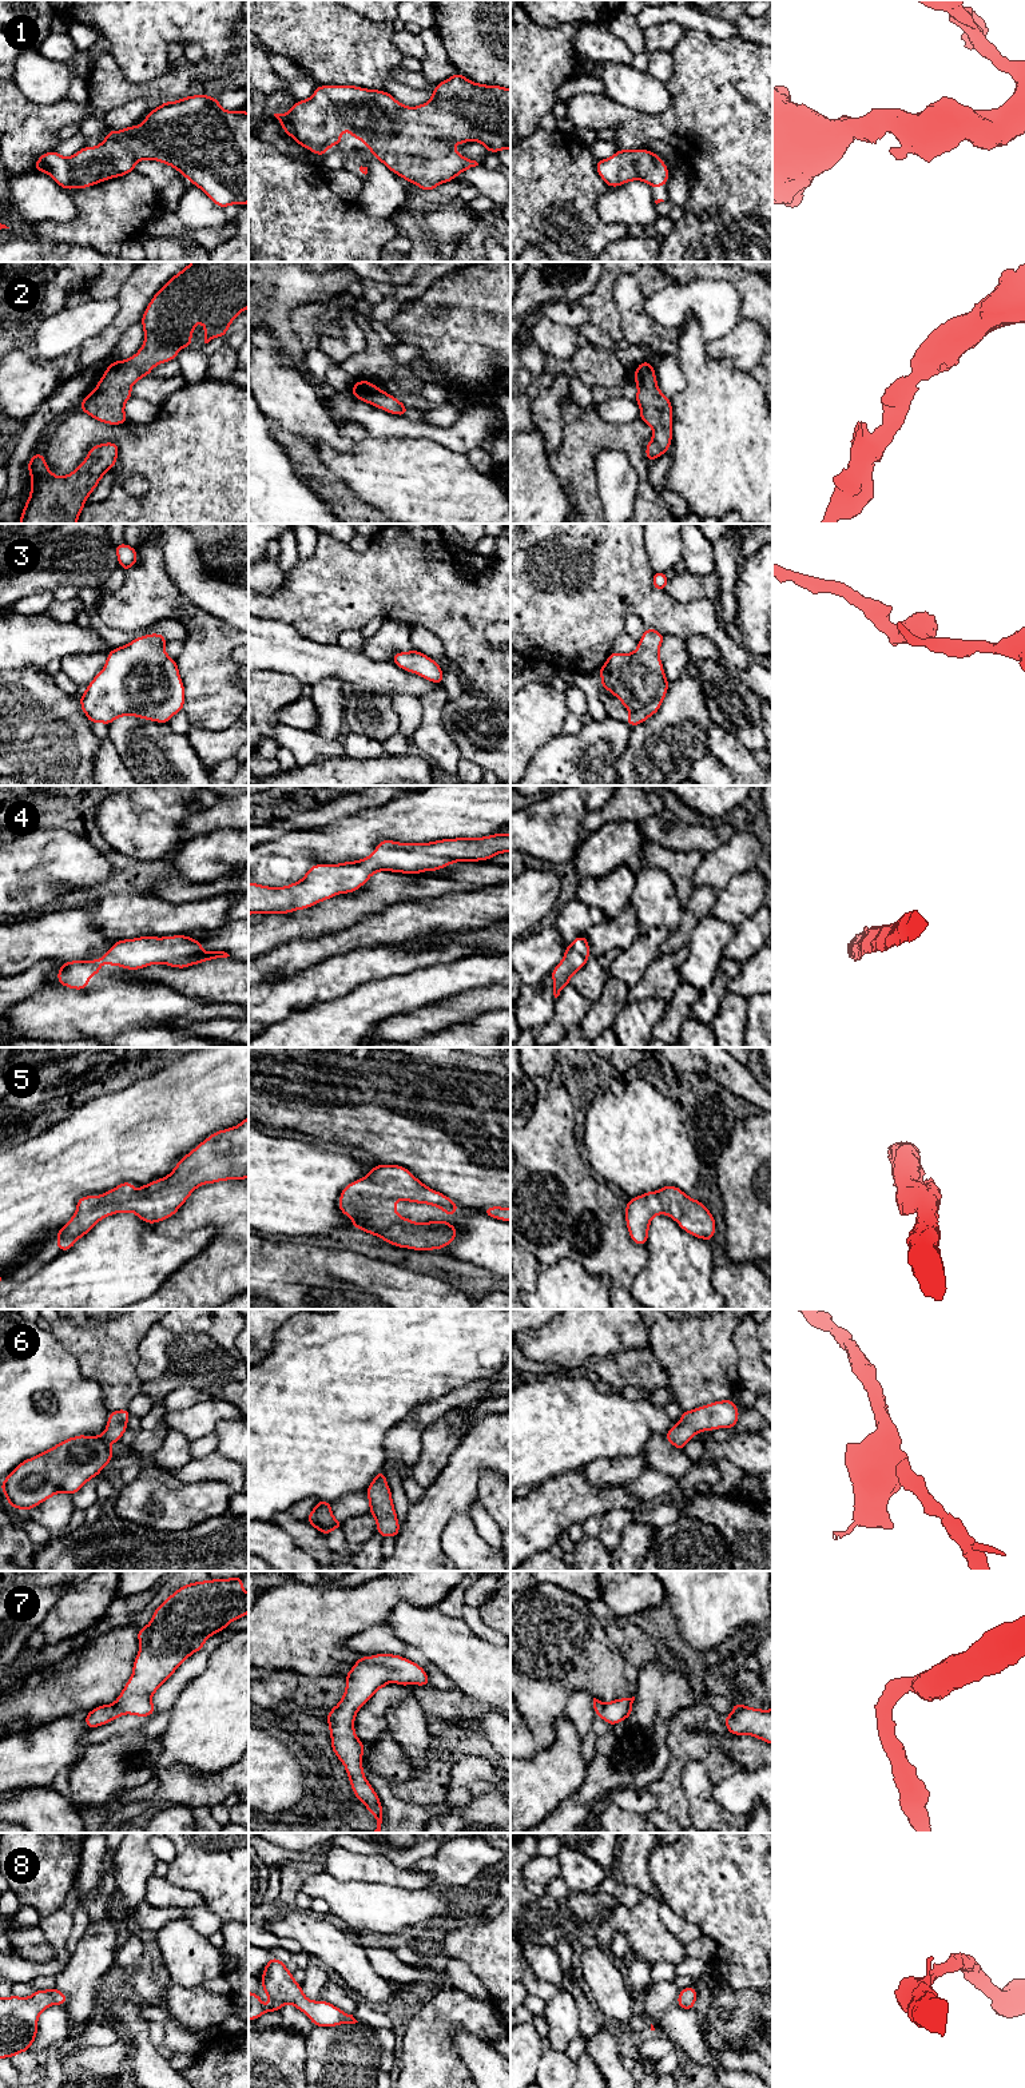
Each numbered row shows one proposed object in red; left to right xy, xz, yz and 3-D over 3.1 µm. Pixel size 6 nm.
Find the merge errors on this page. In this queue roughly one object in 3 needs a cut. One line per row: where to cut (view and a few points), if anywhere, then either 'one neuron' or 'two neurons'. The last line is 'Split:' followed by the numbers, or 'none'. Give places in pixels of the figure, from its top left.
1: cut none; one neuron
2: cut none; one neuron
3: cut none; one neuron
4: cut none; one neuron
5: cut none; one neuron
6: cut none; one neuron
7: cut none; one neuron
8: cut none; one neuron
Split: none

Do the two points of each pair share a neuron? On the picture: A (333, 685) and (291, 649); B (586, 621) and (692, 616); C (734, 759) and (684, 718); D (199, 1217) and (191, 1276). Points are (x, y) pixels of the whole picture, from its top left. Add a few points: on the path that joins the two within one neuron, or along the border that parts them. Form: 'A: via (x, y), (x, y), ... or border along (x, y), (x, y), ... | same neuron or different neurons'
A: border along (342, 681), (324, 679), (312, 684) | different neurons
B: via (612, 609), (658, 609), (666, 613) | same neuron
C: border along (707, 731), (706, 752) | different neurons
D: via (217, 1225), (222, 1231), (222, 1245), (209, 1259) | same neuron

